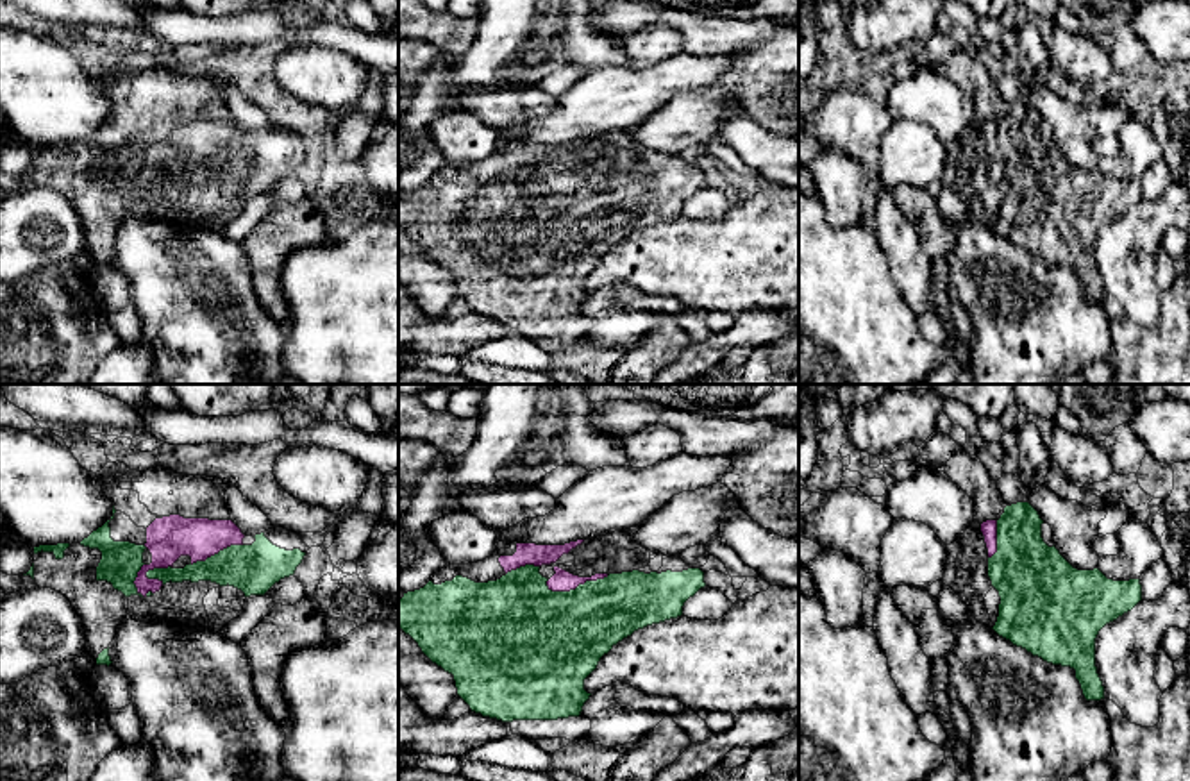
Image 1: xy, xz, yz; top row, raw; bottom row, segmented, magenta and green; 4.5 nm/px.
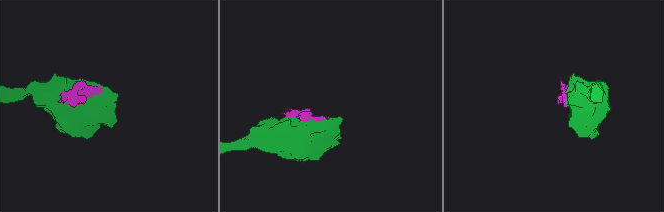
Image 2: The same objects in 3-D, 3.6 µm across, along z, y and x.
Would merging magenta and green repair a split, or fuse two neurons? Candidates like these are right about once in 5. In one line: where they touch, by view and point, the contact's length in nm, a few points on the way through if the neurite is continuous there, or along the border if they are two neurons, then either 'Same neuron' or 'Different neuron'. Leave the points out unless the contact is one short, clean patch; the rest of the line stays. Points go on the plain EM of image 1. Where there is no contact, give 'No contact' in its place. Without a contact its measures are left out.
Touches magenta at xz (576, 186). Shared border 300 nm. Same neuron

